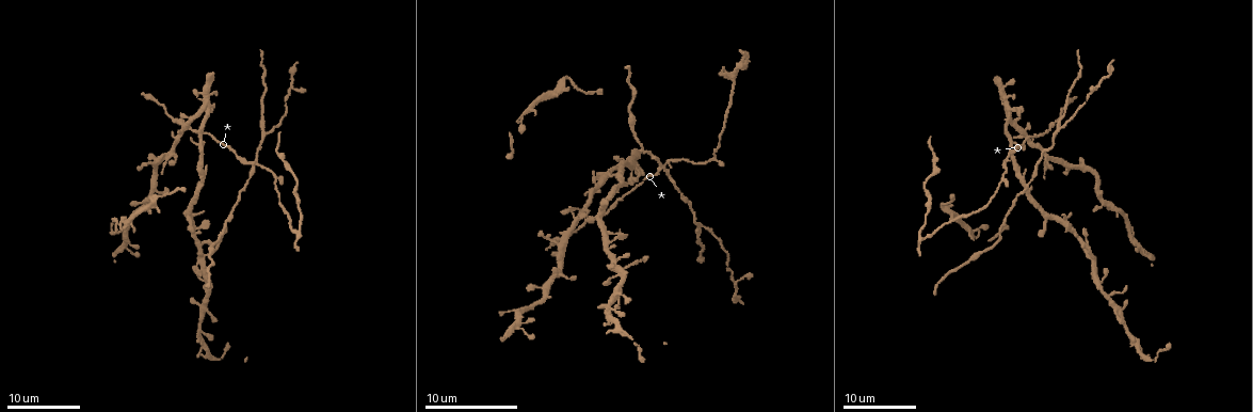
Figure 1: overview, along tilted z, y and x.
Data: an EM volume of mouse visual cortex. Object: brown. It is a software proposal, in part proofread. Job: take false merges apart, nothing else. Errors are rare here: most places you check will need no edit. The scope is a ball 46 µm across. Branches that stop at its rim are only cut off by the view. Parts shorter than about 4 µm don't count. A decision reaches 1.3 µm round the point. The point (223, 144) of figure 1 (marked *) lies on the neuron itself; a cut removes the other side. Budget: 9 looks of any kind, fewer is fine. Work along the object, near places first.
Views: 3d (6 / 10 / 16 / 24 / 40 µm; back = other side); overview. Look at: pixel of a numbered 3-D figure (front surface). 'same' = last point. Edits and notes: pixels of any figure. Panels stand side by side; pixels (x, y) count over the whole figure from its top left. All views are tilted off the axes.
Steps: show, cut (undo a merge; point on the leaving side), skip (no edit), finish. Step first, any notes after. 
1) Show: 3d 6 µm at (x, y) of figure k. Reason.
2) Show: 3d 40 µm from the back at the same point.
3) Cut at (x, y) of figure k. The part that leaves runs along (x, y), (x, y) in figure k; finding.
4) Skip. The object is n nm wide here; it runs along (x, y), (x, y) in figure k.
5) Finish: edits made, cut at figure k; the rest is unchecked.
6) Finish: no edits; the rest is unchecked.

Show: 3d 10 µm at (1056, 134) of figure 1. Three arms meet.

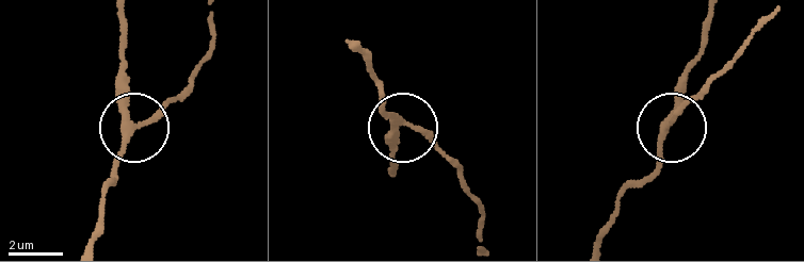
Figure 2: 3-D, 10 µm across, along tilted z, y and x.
Skip. The object is 230 nm wide here; one neuron here.

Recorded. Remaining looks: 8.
Show: 3d 6 µm at (170, 155) of figure 1. Thin arm on a thick one.

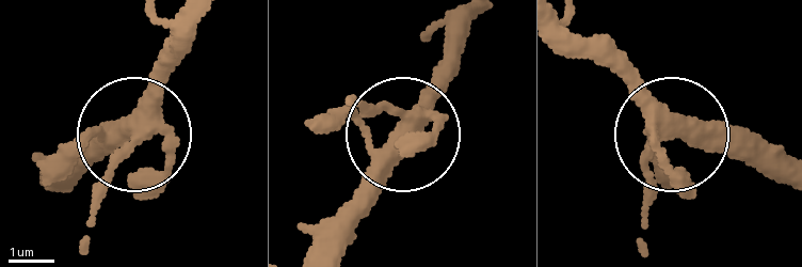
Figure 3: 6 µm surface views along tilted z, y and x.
Skip. The object is 370 nm wide here; it runs along (564, 26), (657, 119), (647, 220) in figure 3; all the same neuron.

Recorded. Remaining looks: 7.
Show: 3d 16 µm at (1024, 148) of figure 1.

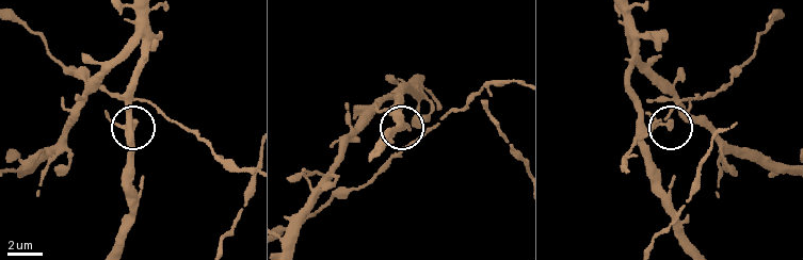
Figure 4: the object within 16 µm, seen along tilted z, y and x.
Show: 3d 16 µm from the back at (666, 123) of figure 4. From behind.

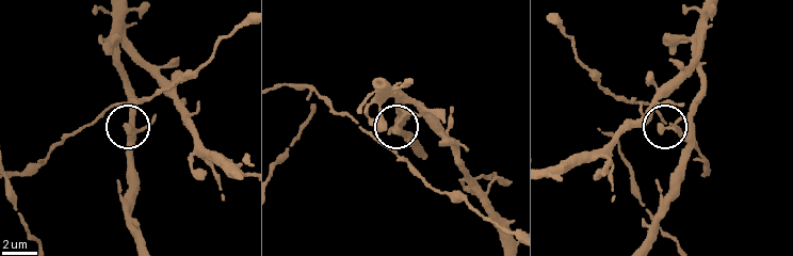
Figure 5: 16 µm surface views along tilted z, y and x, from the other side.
Skip. The object is 200 nm wide here; all the same neuron.

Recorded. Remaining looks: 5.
Show: 3d 10 µm at (202, 106) of figure 1.

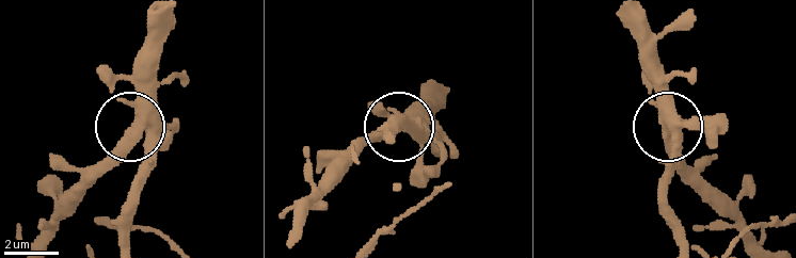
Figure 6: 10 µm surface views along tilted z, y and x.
Show: 3d 10 µm from the back at (132, 134) of figure 6.

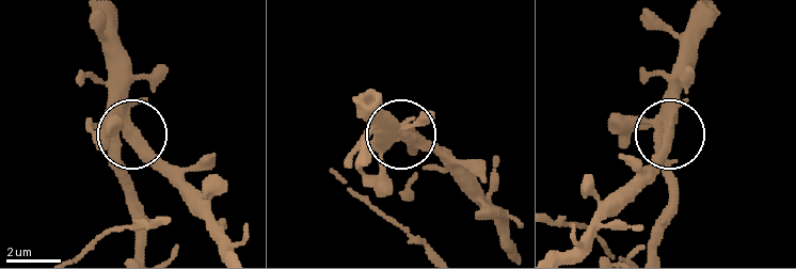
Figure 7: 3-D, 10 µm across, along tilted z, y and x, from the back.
Skip. It runs along (144, 250), (116, 153), (130, 125), (124, 65) in figure 7; all the same neuron.

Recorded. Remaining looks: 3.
Finish: no edits; the rest is unchecked.

